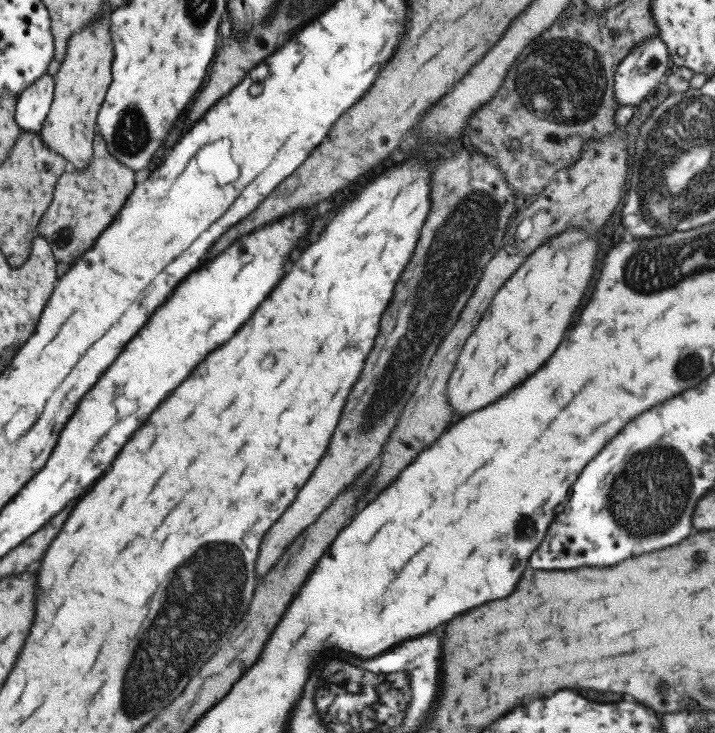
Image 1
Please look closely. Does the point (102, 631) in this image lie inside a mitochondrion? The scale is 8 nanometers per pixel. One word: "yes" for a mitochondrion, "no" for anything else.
no

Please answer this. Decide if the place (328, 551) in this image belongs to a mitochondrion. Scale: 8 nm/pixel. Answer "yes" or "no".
no

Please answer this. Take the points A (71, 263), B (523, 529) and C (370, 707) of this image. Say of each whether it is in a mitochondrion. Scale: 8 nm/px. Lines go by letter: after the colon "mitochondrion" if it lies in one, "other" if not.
A: other
B: mitochondrion
C: mitochondrion

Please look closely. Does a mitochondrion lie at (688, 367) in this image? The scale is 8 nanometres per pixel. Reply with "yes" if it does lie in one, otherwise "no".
yes

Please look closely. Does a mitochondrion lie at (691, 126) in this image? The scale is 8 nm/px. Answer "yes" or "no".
yes

